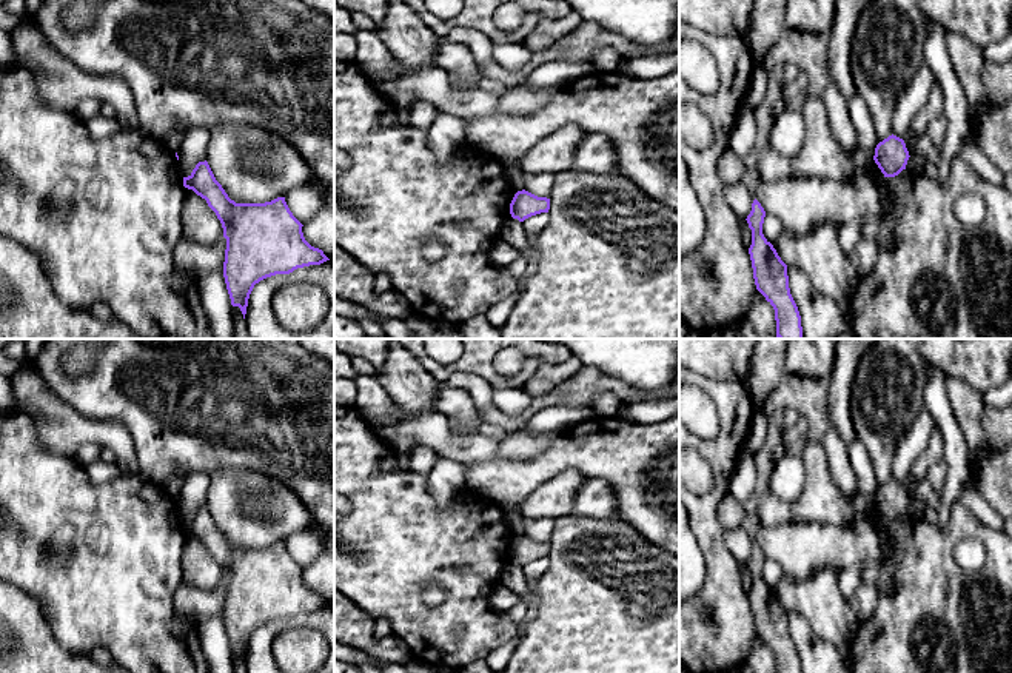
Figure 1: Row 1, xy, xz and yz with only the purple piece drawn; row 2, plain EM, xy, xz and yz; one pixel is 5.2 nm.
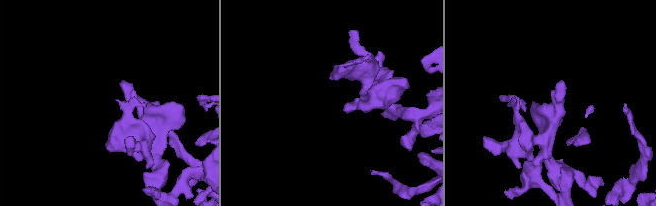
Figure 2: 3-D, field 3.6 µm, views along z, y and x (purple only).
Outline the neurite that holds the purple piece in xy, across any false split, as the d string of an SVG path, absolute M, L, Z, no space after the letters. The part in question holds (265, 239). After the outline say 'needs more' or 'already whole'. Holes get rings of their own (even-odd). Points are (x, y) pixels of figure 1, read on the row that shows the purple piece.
M206 160L199 162L193 172L183 177L183 186L205 199L222 223L223 237L226 239L223 277L231 305L240 308L243 319L256 283L276 274L290 274L297 268L330 260L322 249L305 240L303 225L293 216L285 197L265 203L236 203L216 180Z; already whole

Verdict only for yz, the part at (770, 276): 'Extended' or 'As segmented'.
As segmented

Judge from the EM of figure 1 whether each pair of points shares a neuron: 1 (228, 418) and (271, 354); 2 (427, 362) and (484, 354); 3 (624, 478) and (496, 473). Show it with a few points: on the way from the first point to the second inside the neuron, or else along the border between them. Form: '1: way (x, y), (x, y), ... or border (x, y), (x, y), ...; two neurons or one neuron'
1: way (228, 402), (256, 370); one neuron
2: way (441, 370), (470, 361); one neuron
3: way (592, 459), (555, 459), (538, 472), (529, 473); one neuron

